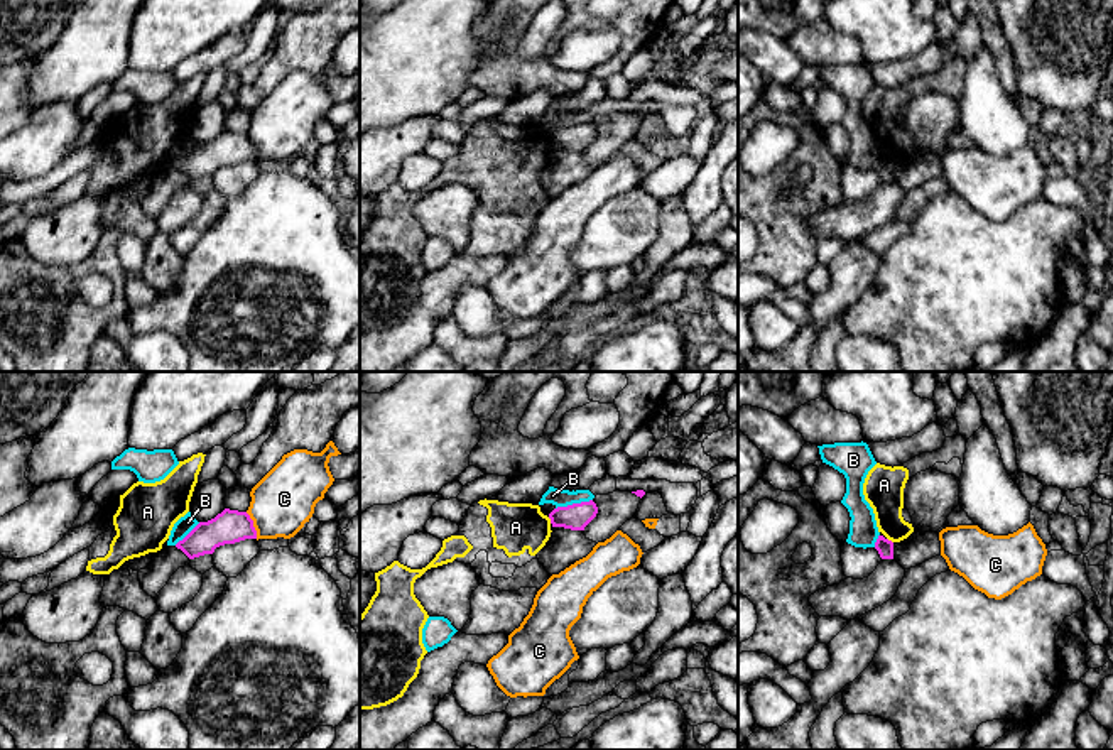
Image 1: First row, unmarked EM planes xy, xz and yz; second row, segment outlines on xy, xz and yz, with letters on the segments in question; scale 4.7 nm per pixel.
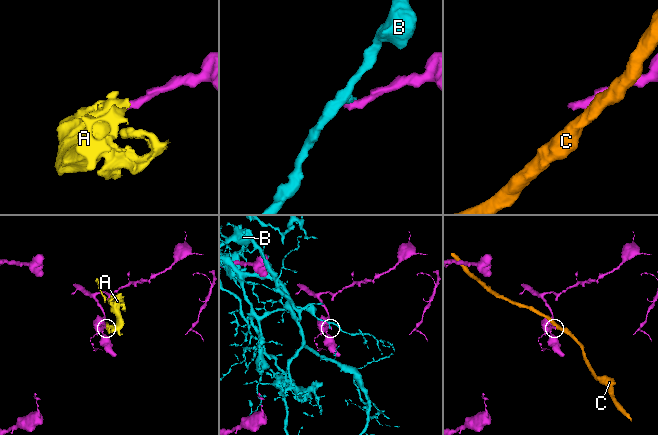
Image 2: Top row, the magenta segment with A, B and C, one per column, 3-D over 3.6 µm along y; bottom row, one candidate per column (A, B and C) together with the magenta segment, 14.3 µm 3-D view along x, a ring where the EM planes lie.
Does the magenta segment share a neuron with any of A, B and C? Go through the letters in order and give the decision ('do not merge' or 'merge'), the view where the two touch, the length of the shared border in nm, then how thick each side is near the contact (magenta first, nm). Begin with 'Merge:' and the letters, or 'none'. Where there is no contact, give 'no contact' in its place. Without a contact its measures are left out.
Merge: none
A: do not merge | xz | 40 nm | 120/220 nm
B: do not merge | xz | 180 nm | 120/80 nm
C: do not merge | xy | 140 nm | 160/300 nm

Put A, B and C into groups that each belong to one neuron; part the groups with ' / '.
A / B / C

